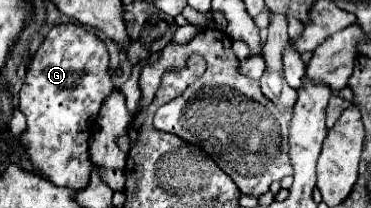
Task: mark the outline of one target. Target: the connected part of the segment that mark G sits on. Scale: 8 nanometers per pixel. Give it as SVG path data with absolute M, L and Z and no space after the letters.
M66 23L52 27L32 57L18 95L18 109L28 119L28 129L20 135L20 145L32 167L54 185L82 191L90 183L94 165L88 155L88 139L92 135L92 121L96 121L106 95L114 91L110 77L106 45L80 25Z

